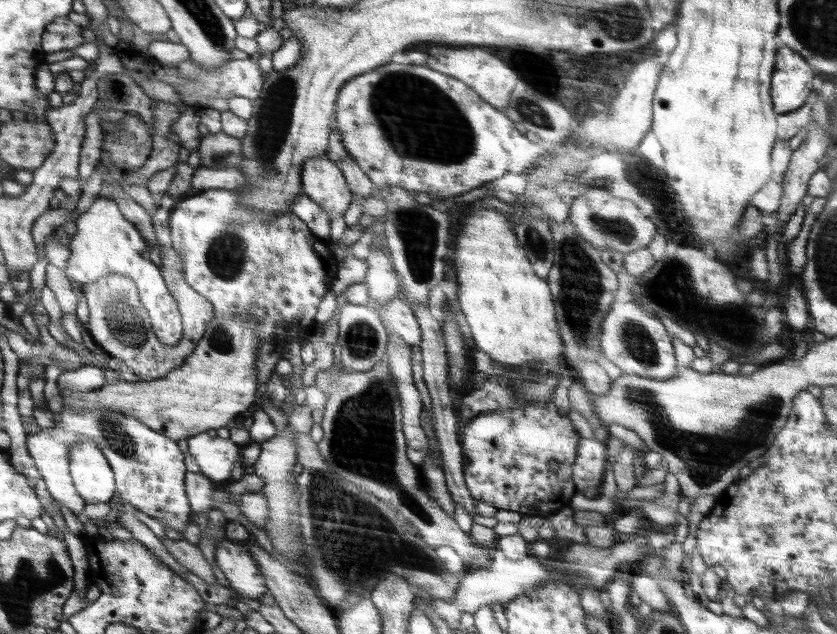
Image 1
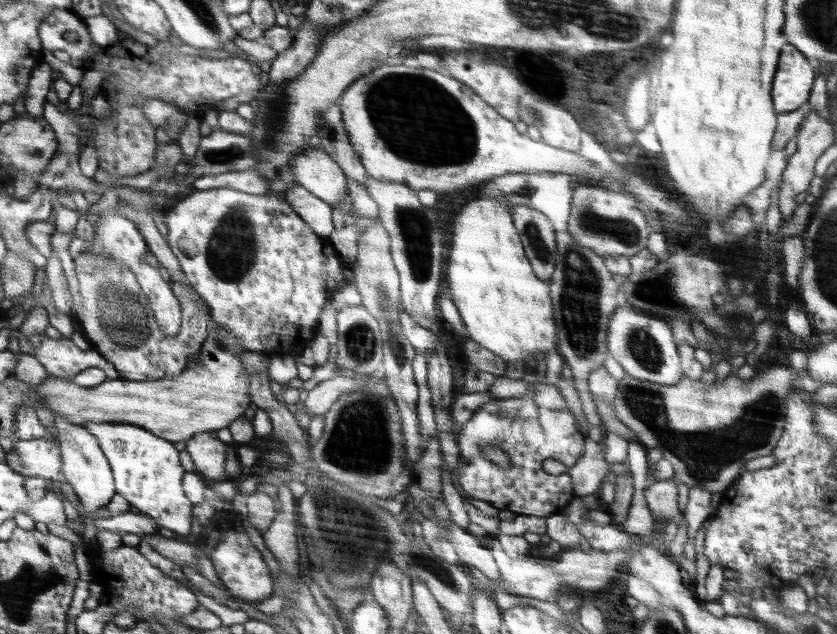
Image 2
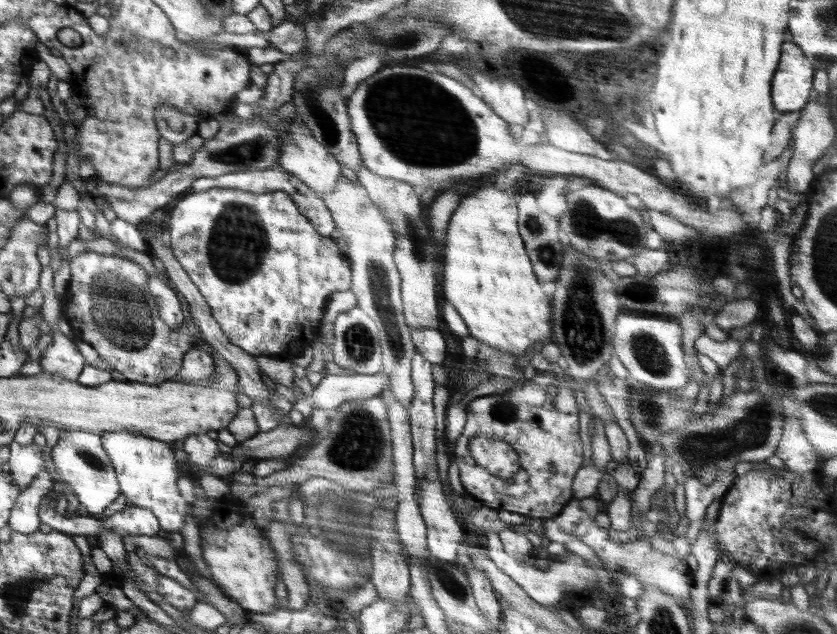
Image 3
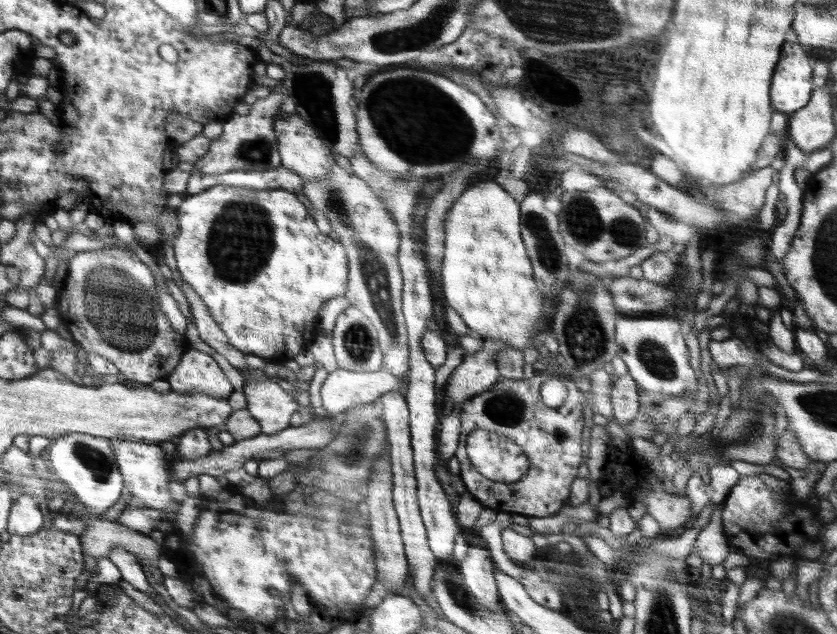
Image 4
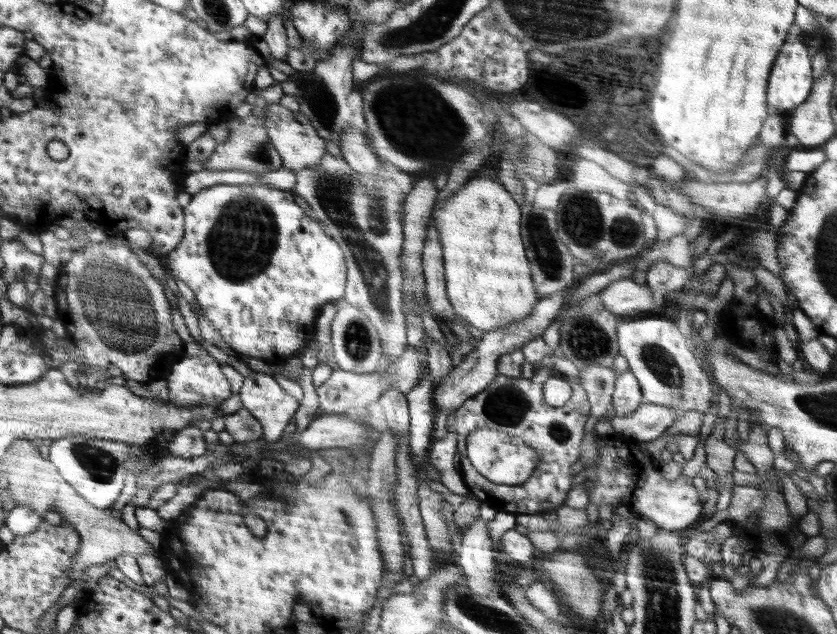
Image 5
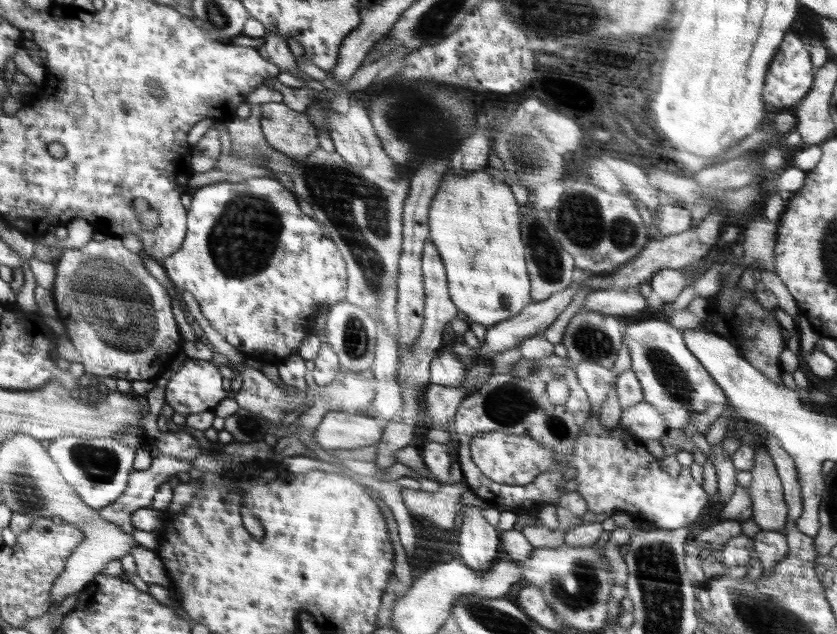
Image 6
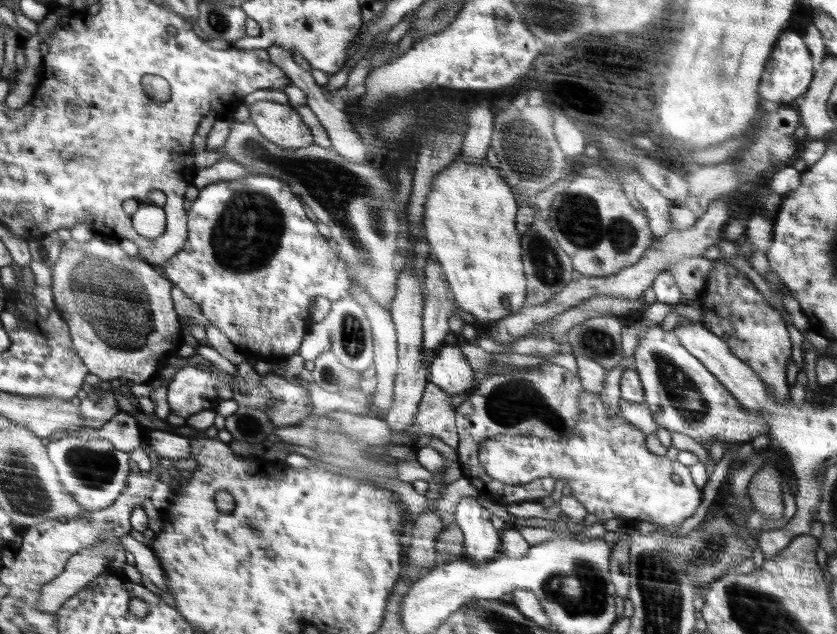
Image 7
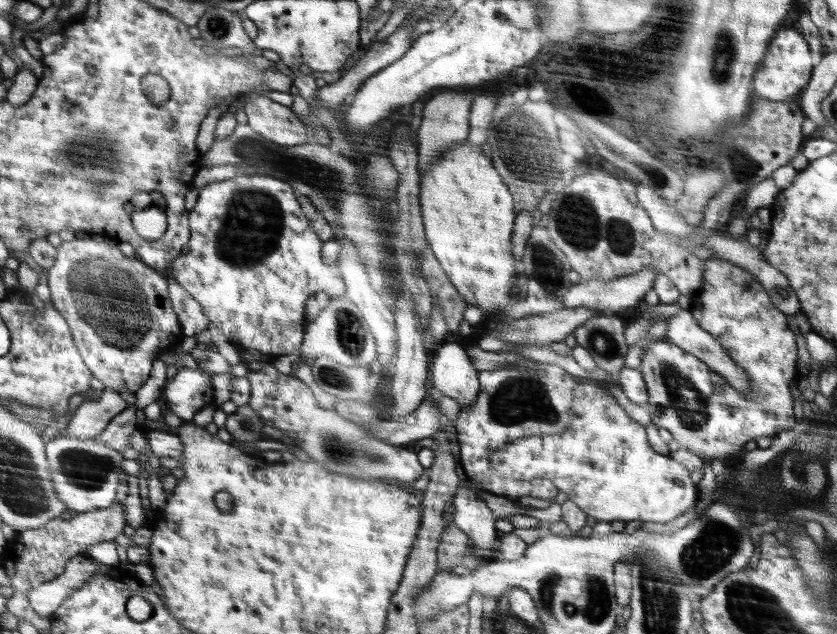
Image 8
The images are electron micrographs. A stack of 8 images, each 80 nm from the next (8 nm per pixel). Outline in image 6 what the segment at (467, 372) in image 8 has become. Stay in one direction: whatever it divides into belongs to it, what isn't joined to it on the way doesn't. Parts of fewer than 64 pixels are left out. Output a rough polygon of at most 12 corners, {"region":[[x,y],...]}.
{"region":[[442,348],[429,366],[429,383],[460,387],[466,368]]}

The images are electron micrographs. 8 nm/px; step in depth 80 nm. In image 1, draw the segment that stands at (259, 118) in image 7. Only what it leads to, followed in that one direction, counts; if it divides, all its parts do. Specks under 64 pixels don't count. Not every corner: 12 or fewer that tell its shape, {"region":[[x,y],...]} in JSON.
{"region":[[326,155],[303,164],[304,193],[331,221],[353,194]]}

